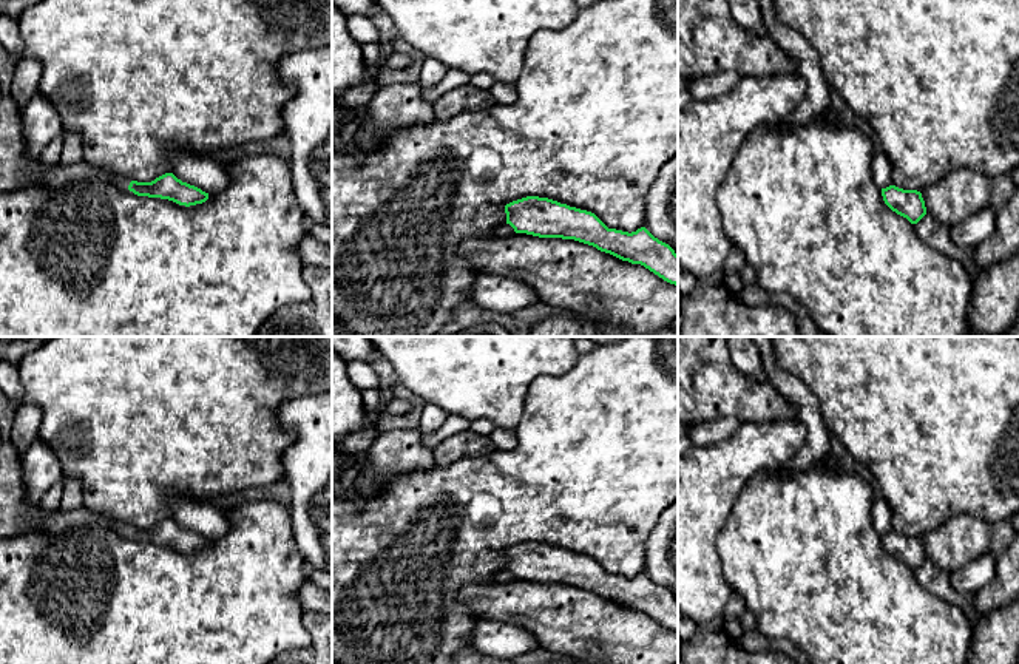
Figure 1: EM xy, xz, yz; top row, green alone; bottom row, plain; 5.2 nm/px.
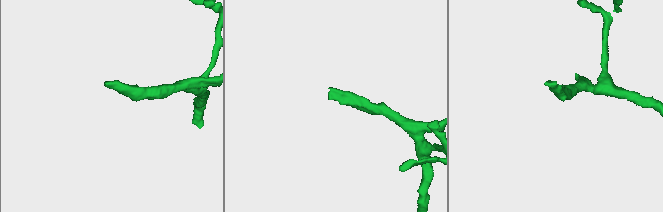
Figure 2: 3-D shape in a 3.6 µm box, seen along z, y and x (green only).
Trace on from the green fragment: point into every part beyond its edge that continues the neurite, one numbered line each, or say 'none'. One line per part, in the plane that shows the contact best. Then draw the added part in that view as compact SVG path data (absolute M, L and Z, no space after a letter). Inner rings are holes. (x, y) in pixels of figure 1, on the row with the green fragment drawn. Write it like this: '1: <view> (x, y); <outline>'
1: xy (40, 175); M80 159L77 164L63 165L63 164L54 164L46 165L43 162L29 164L26 167L28 179L34 184L34 187L63 187L68 184L76 182L111 182L117 185L119 188L128 190L130 179L119 173L111 173L105 168L94 167L83 159Z

